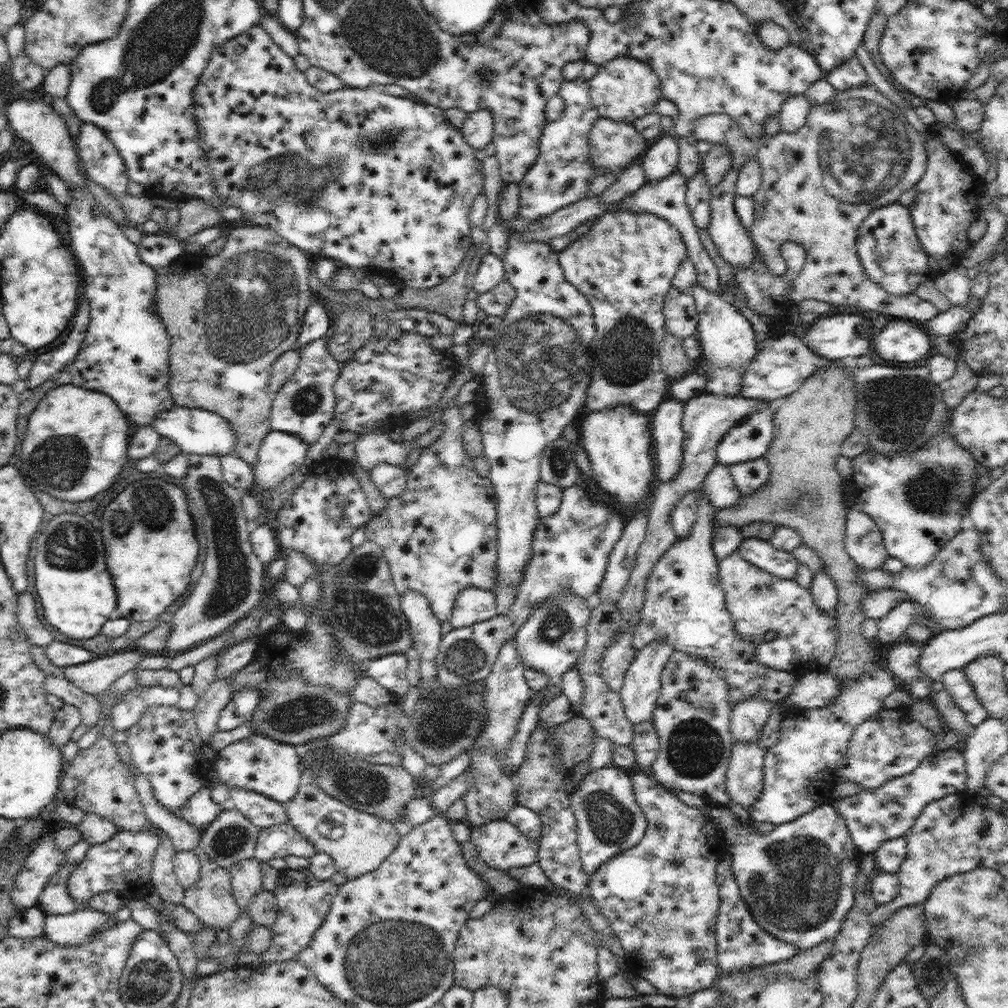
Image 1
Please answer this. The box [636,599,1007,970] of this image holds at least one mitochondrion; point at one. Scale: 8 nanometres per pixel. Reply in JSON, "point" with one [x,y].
{"point":[796,888]}

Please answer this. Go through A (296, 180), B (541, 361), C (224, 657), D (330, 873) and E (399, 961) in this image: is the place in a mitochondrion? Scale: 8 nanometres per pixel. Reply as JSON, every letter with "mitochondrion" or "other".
{"A":"mitochondrion","B":"mitochondrion","C":"other","D":"other","E":"mitochondrion"}

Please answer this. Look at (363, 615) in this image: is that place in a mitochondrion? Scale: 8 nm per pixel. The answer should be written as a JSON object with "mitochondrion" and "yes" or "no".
{"mitochondrion":"yes"}

